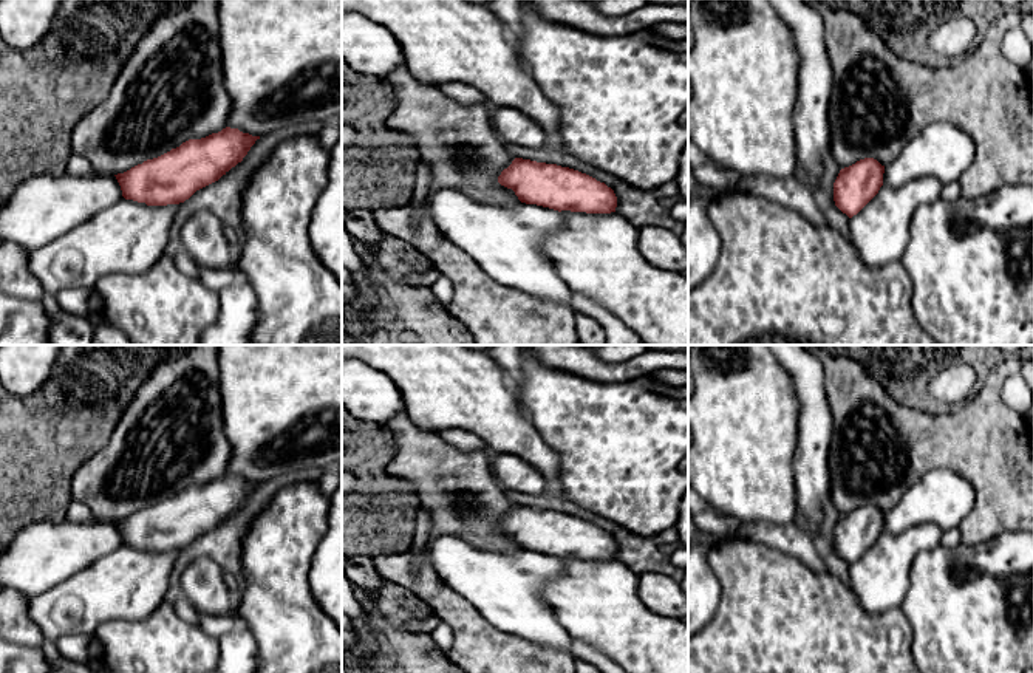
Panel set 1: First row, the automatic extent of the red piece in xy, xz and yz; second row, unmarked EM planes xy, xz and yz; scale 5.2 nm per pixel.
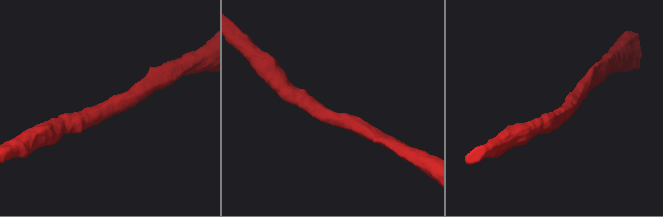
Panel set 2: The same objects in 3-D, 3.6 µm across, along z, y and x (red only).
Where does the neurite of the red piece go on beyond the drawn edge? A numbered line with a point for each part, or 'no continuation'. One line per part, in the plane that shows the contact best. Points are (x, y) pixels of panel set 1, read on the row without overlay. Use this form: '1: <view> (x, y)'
1: xy (130, 584)

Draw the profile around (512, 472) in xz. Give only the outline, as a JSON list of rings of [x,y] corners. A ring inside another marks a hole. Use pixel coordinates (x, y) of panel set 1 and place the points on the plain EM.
[[[496,453],[490,459],[493,477],[501,487],[527,494],[551,494],[547,480],[527,461],[515,453]]]

